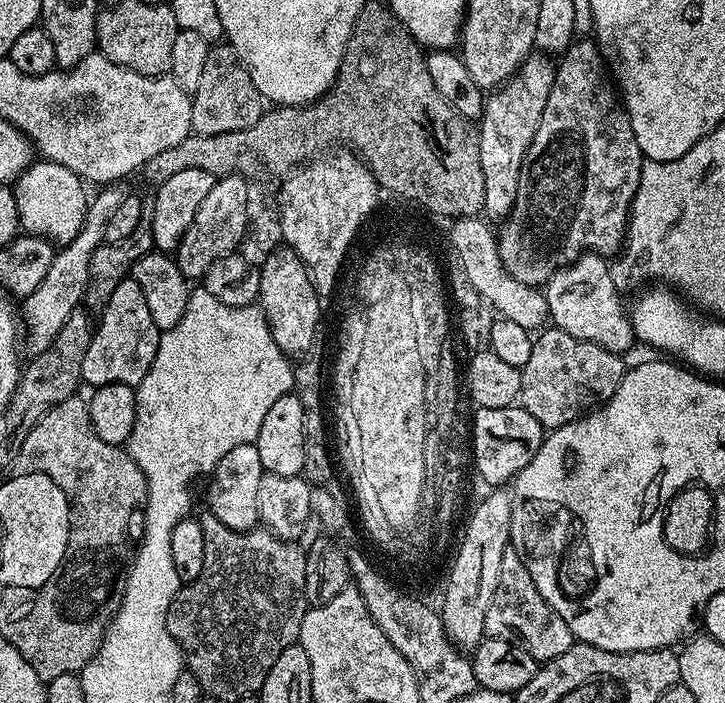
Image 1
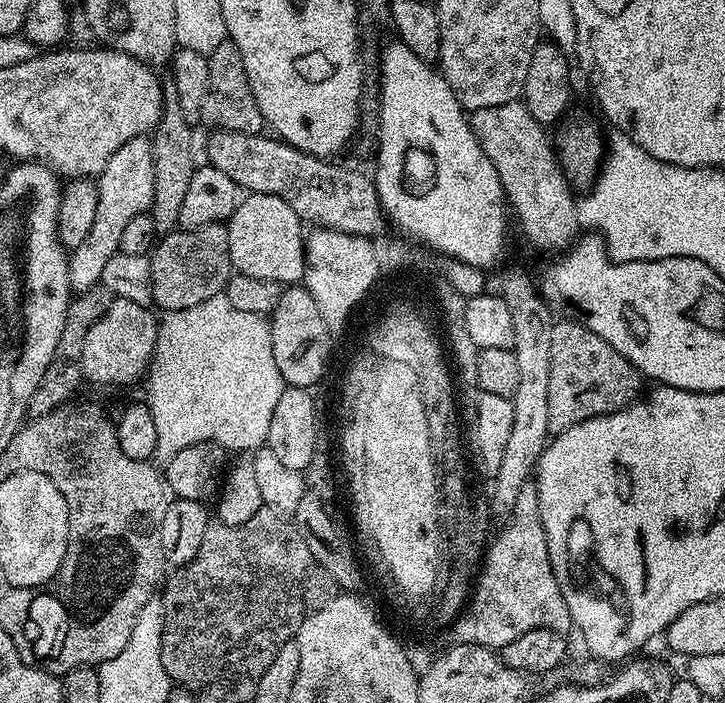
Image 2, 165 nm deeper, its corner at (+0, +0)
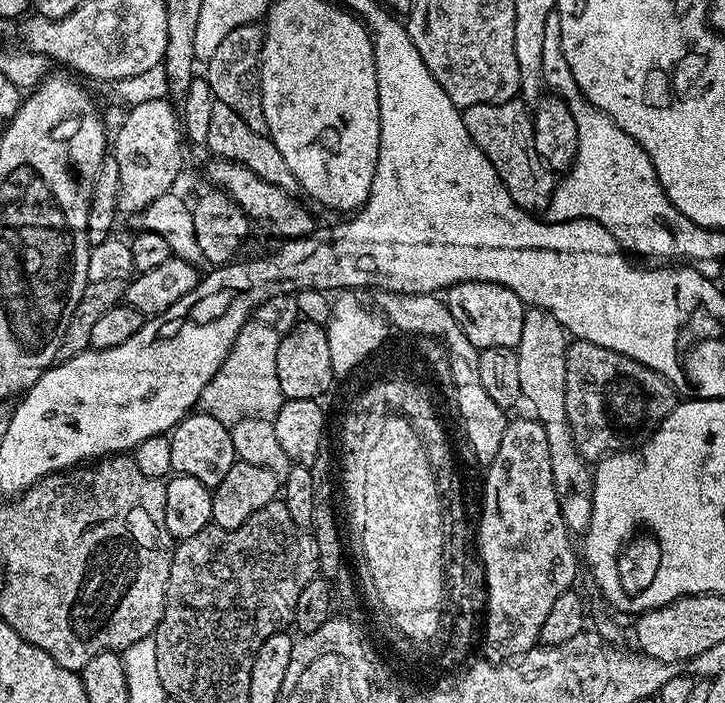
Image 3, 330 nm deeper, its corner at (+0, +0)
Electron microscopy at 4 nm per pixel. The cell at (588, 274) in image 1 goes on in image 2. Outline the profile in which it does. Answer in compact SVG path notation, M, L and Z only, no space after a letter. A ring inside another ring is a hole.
M511 100L502 106L486 106L471 113L470 123L486 158L490 158L490 162L494 162L494 170L498 170L498 178L504 187L504 195L510 205L511 215L515 223L516 220L520 223L525 238L544 252L556 252L552 254L560 254L571 248L582 232L582 225L576 213L577 197L572 196L573 189L560 169L557 149L553 141L551 144L547 134L544 133L547 132L545 125L538 123L520 100Z

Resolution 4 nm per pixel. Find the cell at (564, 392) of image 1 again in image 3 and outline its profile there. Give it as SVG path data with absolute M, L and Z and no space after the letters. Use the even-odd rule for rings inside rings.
M573 339L567 345L565 362L566 415L576 448L585 461L599 462L613 452L631 449L631 436L639 432L641 441L649 440L678 403L676 389L662 374L626 354L606 350L606 346Z

